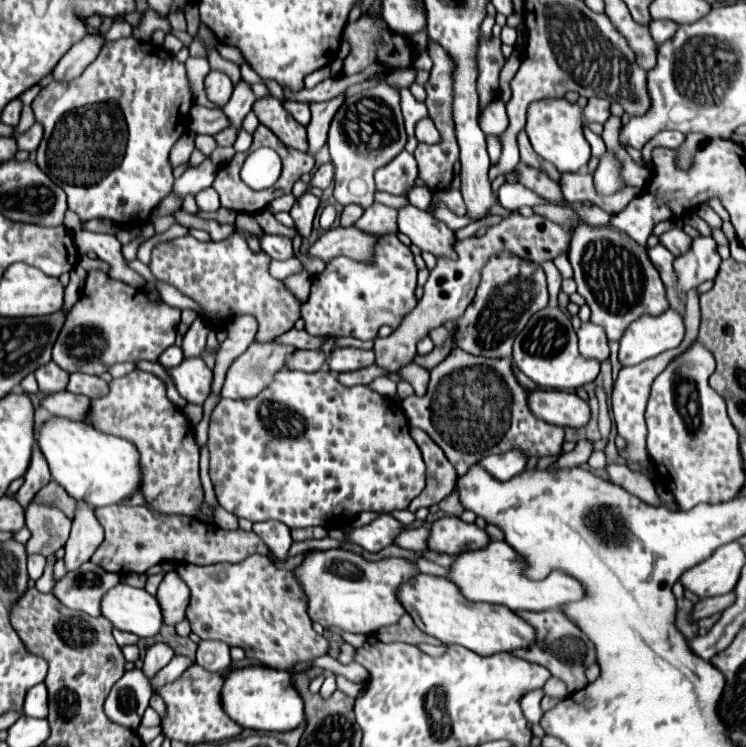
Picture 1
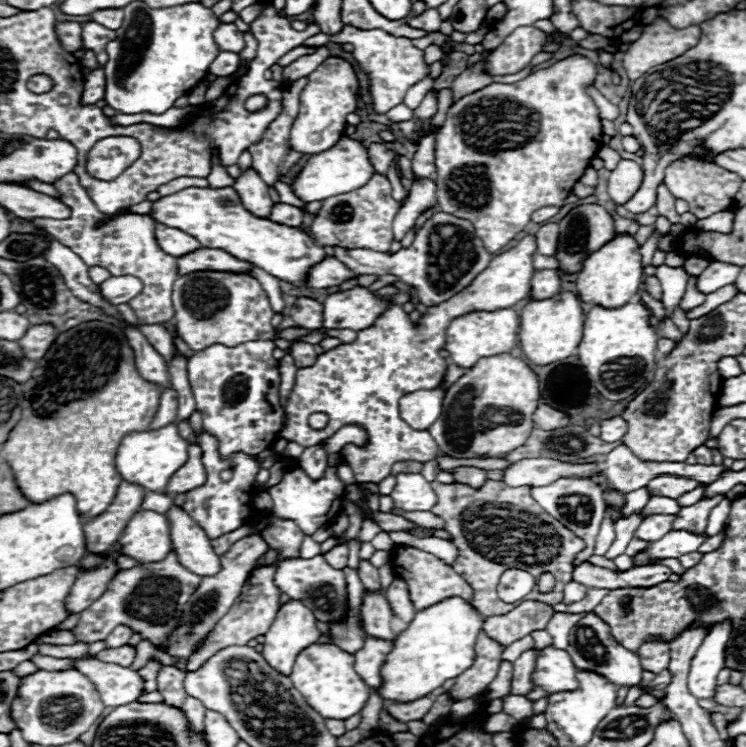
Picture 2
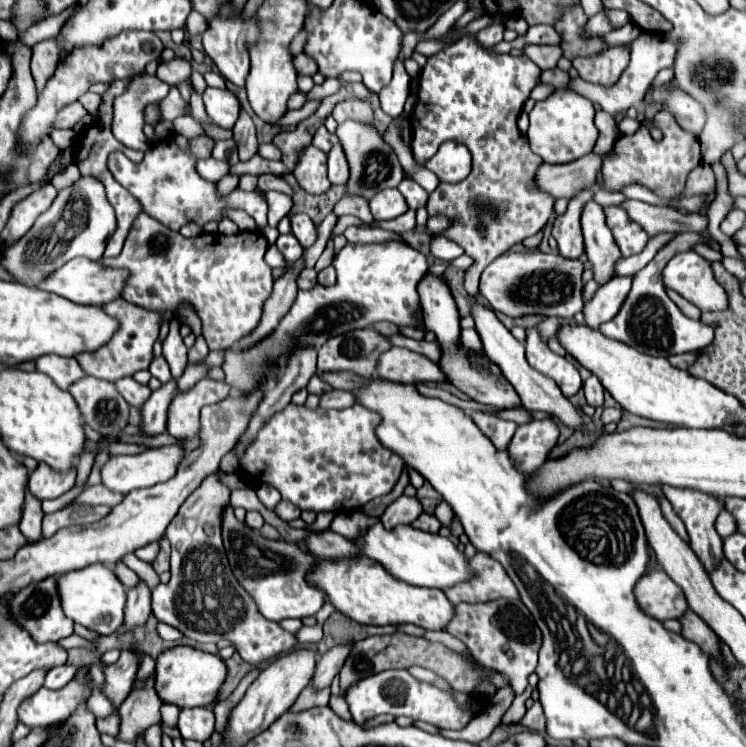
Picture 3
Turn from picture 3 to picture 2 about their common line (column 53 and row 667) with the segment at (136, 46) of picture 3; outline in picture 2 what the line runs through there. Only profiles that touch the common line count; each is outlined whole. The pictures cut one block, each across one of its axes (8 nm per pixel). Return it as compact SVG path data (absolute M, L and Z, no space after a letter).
M76 660L76 670L88 674L94 682L96 690L104 706L122 706L136 702L144 694L144 680L132 668L122 668L116 664L100 662L100 660Z

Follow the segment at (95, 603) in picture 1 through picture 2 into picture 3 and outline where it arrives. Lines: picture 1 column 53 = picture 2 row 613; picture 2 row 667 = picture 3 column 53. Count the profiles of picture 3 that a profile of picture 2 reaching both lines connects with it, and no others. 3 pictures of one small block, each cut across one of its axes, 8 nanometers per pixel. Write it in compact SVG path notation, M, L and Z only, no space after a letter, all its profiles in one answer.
M50 576L40 582L32 582L26 588L22 588L10 602L12 614L22 624L34 640L38 642L58 642L70 634L74 634L74 622L64 616L64 610L60 608L60 594L58 594L58 584L56 578Z

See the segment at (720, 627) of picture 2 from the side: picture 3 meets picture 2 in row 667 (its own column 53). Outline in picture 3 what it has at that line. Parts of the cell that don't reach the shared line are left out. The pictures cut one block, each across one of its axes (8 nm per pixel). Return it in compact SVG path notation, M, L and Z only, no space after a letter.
M76 680L68 682L60 690L40 688L34 696L24 700L18 708L18 720L30 730L44 730L56 722L66 720L80 700L90 696L90 686L82 686Z

